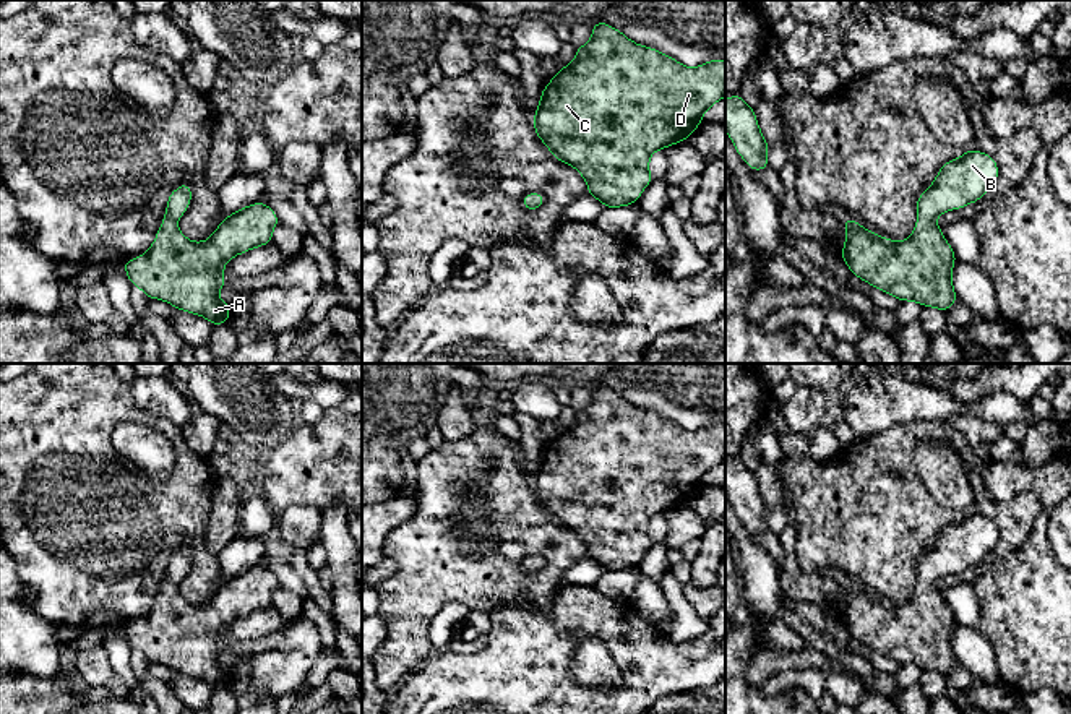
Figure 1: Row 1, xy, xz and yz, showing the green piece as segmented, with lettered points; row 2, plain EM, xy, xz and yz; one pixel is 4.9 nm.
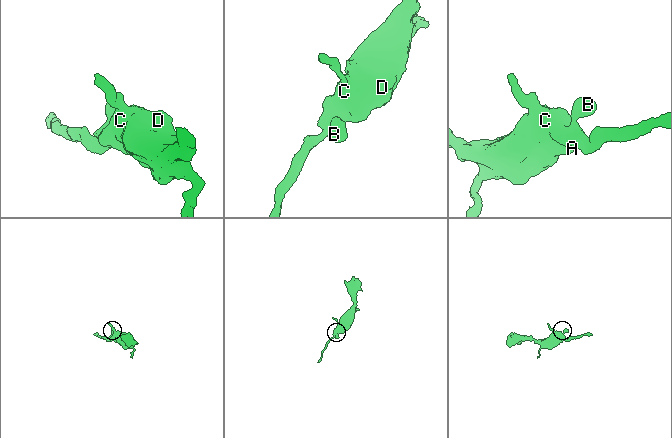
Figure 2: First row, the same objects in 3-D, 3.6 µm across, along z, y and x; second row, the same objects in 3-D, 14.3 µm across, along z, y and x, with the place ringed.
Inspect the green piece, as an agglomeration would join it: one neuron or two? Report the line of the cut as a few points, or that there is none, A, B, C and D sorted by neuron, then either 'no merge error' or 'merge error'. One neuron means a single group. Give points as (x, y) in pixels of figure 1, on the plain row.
no cut; A B C D; no merge error

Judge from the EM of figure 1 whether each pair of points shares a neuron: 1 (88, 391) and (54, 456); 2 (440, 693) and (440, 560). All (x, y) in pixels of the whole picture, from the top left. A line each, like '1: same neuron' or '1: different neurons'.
1: same neuron
2: different neurons

